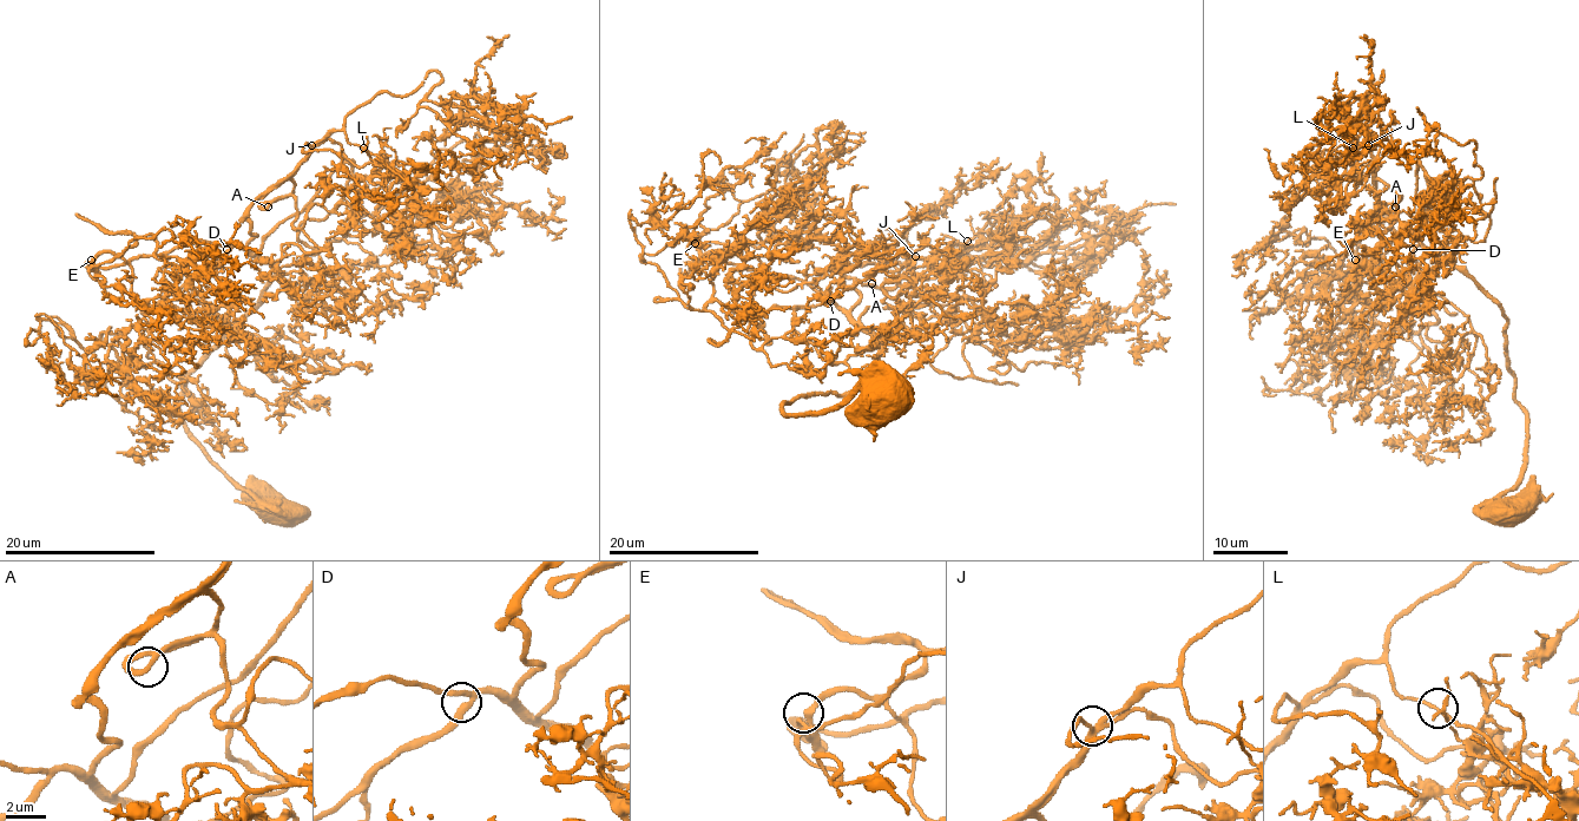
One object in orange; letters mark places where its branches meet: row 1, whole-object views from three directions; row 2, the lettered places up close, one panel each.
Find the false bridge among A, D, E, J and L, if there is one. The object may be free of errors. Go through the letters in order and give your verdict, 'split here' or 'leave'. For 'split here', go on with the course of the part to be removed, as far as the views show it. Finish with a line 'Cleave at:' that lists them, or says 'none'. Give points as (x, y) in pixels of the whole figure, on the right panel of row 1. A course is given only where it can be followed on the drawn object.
A: leave
D: leave
E: leave
J: leave
L: leave
Cleave at: none

